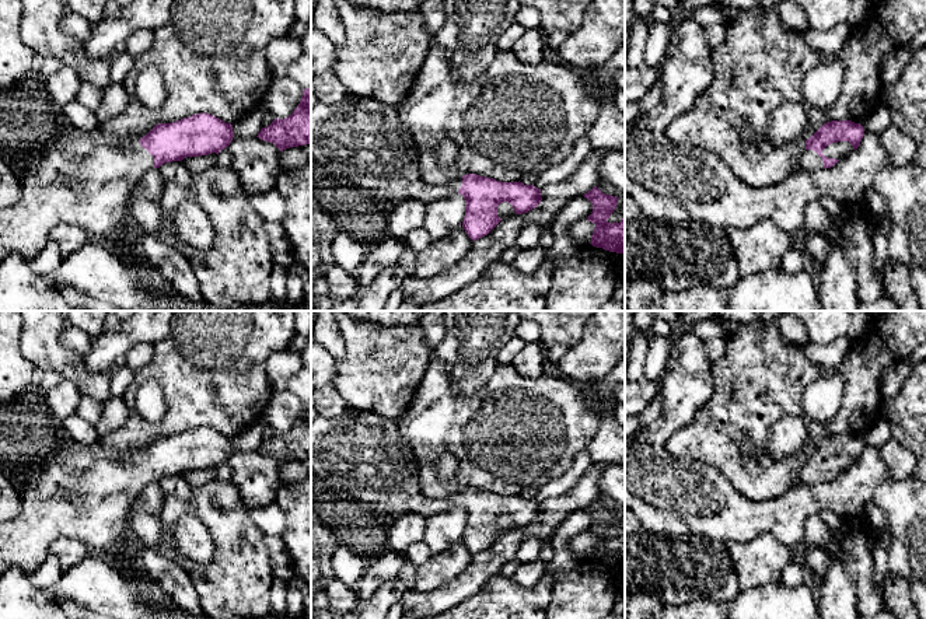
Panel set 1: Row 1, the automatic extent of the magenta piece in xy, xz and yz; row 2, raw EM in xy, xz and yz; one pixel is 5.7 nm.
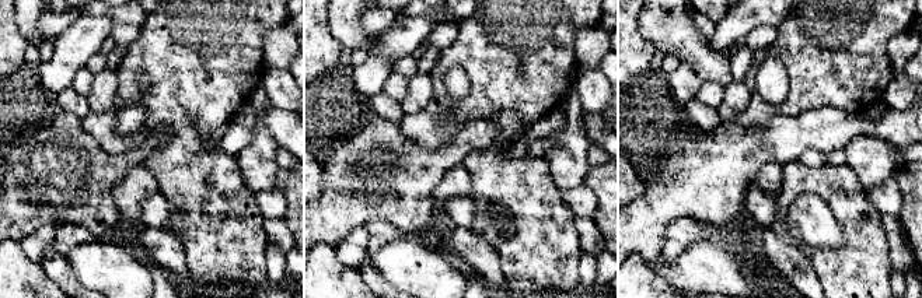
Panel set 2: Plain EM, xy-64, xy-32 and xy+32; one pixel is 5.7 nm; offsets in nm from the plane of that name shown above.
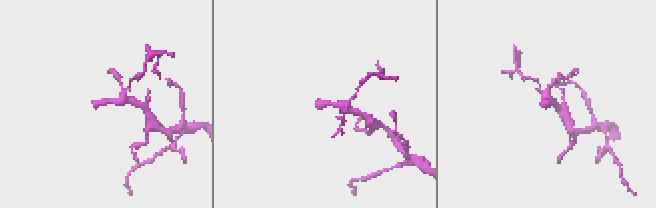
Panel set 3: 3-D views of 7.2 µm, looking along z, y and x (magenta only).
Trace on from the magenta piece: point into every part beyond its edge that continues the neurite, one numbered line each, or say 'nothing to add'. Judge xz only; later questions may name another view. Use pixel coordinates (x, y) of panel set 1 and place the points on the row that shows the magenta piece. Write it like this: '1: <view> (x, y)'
1: xz (359, 142)

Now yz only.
1: yz (810, 160)

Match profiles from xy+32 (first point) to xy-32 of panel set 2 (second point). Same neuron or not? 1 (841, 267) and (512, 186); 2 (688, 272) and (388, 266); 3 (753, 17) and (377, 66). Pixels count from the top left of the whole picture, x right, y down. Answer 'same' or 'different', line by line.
1: same
2: same
3: same

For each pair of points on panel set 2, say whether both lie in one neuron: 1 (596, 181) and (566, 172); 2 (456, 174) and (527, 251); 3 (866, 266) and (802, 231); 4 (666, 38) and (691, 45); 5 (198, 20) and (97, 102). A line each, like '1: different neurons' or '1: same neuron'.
1: different neurons
2: different neurons
3: different neurons
4: same neuron
5: different neurons

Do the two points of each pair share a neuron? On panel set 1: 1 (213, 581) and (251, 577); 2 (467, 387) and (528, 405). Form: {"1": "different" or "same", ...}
{"1": "same", "2": "different"}

